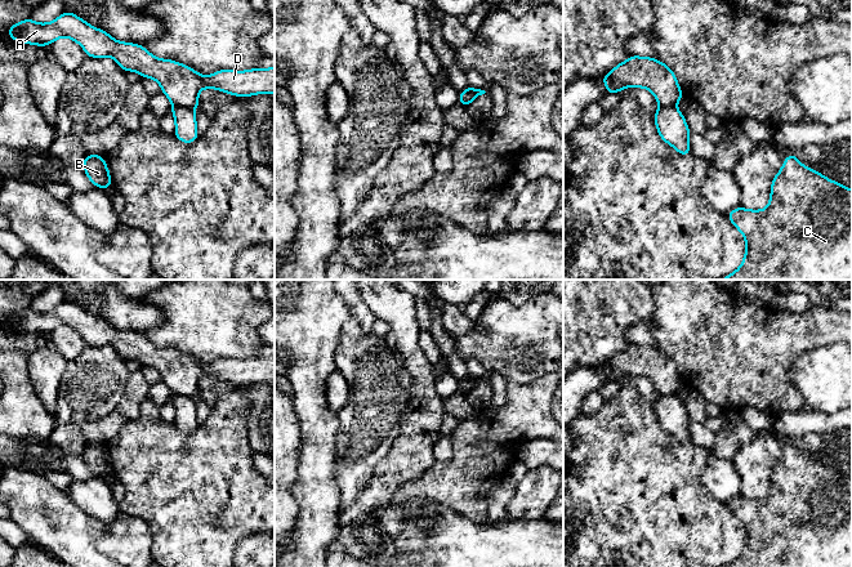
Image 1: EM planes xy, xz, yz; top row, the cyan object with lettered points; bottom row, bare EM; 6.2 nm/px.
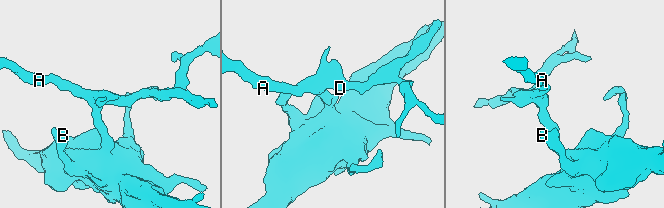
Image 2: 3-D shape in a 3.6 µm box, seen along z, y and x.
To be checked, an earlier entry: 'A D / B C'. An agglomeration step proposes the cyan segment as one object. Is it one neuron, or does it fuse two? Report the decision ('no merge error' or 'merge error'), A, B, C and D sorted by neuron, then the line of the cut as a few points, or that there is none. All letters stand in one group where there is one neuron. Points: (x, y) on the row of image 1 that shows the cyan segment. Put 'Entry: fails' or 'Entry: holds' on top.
Entry: holds
merge error; A D / B C; cut in xy along (173, 105), (192, 110)

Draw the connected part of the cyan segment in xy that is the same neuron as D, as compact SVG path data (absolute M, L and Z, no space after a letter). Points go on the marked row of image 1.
M68 10L50 23L36 23L27 18L6 32L17 43L37 46L68 37L79 43L88 57L112 57L125 72L137 71L142 77L155 79L173 106L197 108L198 91L206 88L236 97L275 94L275 66L247 71L219 70L202 76L186 64L153 57L142 45L120 43Z

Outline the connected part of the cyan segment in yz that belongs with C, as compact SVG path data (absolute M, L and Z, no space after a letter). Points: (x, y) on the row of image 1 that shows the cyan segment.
M795 153L784 160L775 175L764 210L740 206L727 218L742 233L746 251L741 265L721 280L852 280L852 189L803 166Z

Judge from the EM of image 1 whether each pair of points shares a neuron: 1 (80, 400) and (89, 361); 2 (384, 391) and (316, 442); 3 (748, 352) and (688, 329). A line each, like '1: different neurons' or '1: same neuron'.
1: same neuron
2: different neurons
3: same neuron

